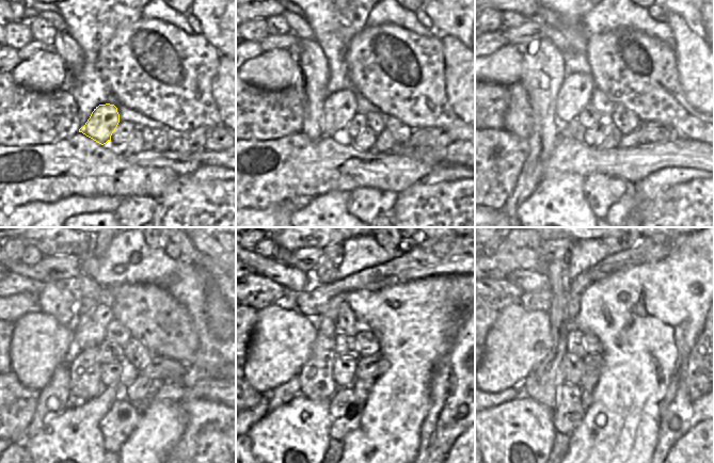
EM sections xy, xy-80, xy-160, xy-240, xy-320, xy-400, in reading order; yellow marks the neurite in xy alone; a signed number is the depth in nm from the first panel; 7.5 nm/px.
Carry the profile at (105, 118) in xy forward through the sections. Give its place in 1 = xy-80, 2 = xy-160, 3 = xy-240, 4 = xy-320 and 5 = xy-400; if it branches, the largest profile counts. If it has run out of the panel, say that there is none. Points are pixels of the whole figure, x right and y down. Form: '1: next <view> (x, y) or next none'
1: next xy-80 (338, 110)
2: next xy-160 (574, 94)
3: next xy-240 (90, 332)
4: next xy-320 (335, 303)
5: next xy-400 (580, 284)

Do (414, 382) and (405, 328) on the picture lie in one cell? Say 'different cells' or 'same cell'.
same cell

